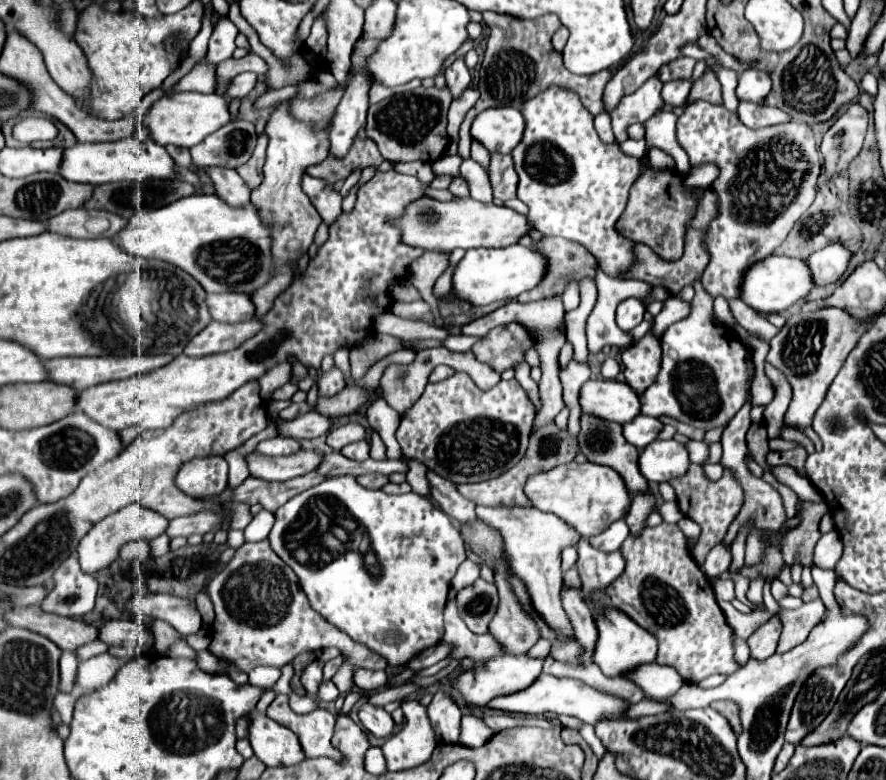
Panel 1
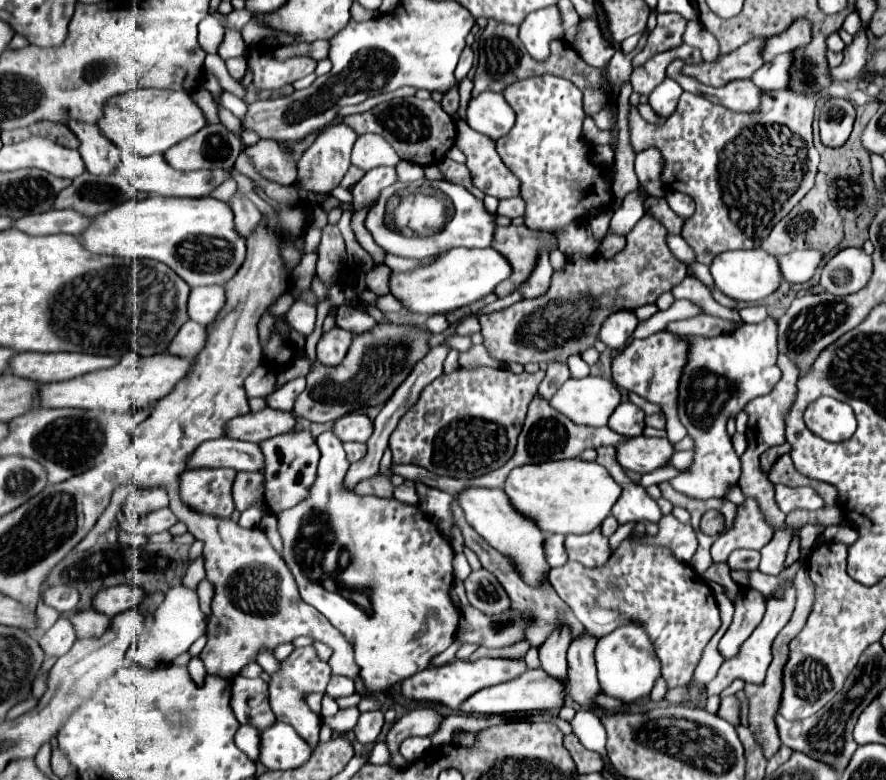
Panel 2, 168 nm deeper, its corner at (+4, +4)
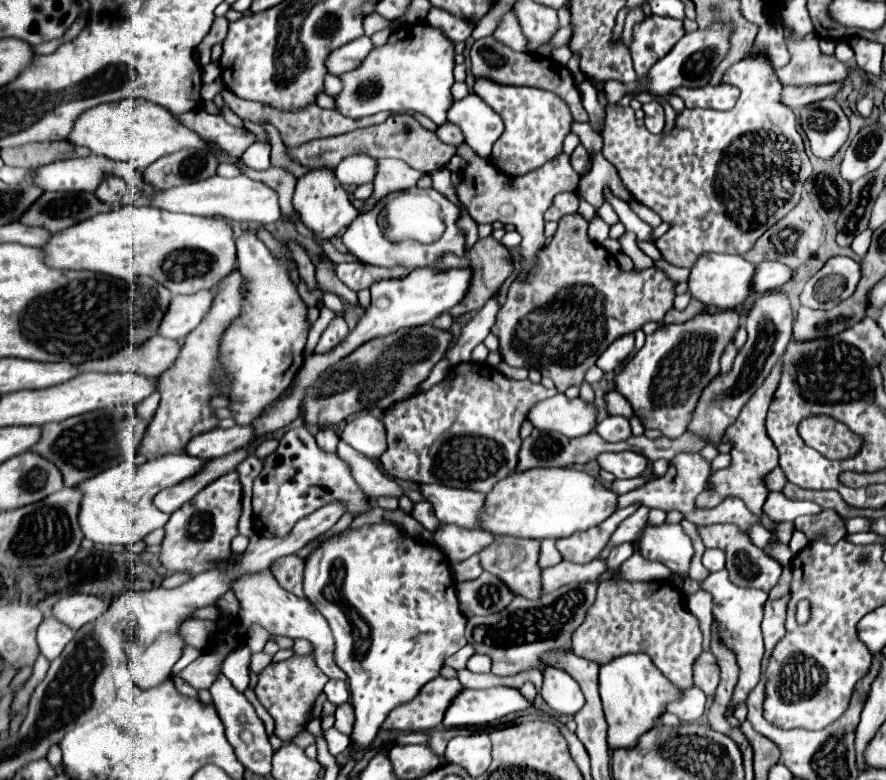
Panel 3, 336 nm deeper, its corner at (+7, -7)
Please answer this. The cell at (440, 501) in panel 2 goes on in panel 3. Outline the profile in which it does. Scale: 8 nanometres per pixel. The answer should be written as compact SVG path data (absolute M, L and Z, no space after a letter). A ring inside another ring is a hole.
M444 524L434 532L434 542L448 556L448 560L464 560L490 546L494 536L484 530L468 530L454 524Z

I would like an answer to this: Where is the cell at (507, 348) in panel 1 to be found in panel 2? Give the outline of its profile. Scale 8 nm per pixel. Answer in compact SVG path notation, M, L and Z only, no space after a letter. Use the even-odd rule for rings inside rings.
M645 213L637 225L635 231L627 235L627 249L619 253L613 261L595 261L591 259L579 259L579 257L569 257L565 271L553 273L553 283L551 289L537 299L531 301L519 301L503 311L495 311L489 315L483 315L479 319L481 323L481 335L483 335L483 345L487 353L503 363L539 363L539 361L565 361L573 353L583 353L583 349L591 347L599 335L599 327L605 321L607 313L615 309L637 309L647 303L655 303L657 297L665 291L671 291L677 283L681 283L687 277L687 267L675 259L667 245L667 229L651 215Z

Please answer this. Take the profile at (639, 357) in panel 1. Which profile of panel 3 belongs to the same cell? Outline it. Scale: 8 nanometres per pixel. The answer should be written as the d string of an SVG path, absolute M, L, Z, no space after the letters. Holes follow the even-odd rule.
M736 308L720 310L714 314L702 312L682 324L664 324L654 334L646 336L644 346L614 378L616 390L622 392L624 398L632 404L634 414L640 418L644 428L656 428L664 436L680 436L688 428L702 390L720 374L720 356L724 354L724 348L734 340L734 334L742 322L744 316Z

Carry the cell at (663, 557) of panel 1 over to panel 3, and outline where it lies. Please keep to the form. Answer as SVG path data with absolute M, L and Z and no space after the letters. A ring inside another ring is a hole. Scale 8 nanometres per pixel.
M608 580L600 584L596 604L574 632L572 650L598 666L630 652L644 652L668 680L680 688L690 688L692 662L702 652L702 634L698 620L684 608L682 594L670 584Z

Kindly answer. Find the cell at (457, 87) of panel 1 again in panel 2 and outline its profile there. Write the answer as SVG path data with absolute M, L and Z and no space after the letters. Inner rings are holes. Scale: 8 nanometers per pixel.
M457 83L453 89L449 89L447 93L443 93L441 105L443 105L443 109L445 109L449 115L457 113L457 107L459 107L459 83Z

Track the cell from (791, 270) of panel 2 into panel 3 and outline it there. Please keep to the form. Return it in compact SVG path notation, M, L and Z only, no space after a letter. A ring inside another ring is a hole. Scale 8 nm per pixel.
M762 262L756 266L756 272L752 276L752 290L754 292L768 292L792 278L792 270L786 264L780 262Z

